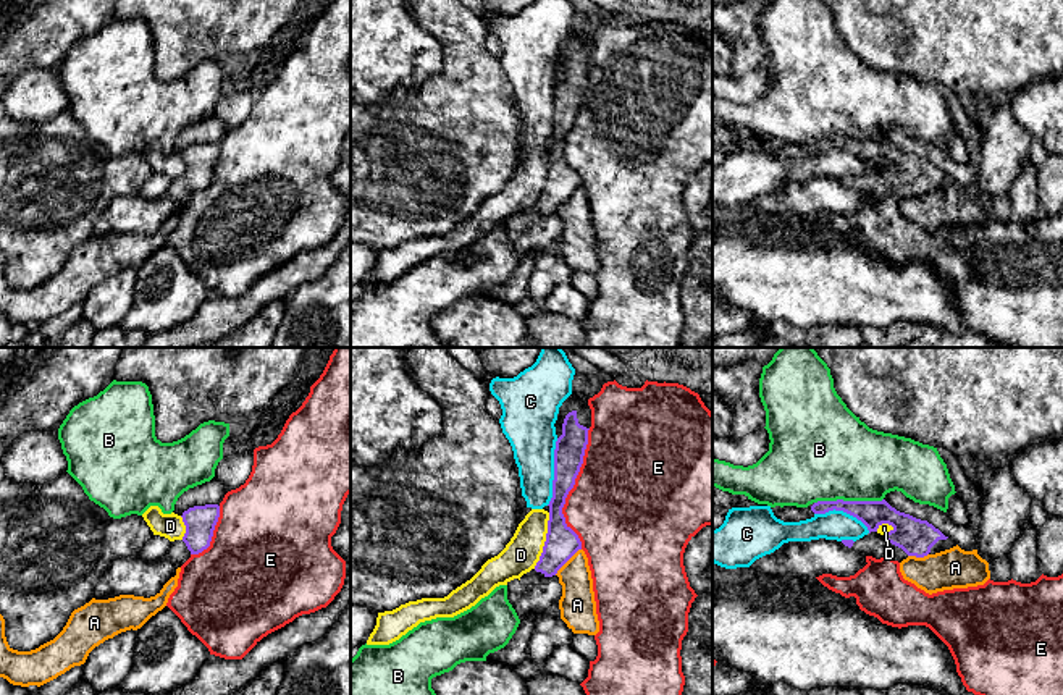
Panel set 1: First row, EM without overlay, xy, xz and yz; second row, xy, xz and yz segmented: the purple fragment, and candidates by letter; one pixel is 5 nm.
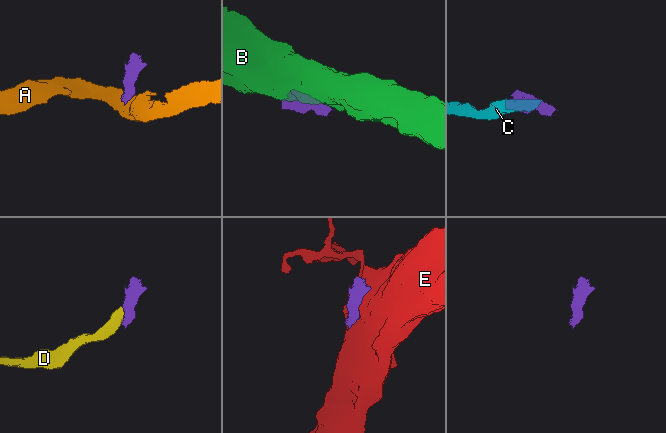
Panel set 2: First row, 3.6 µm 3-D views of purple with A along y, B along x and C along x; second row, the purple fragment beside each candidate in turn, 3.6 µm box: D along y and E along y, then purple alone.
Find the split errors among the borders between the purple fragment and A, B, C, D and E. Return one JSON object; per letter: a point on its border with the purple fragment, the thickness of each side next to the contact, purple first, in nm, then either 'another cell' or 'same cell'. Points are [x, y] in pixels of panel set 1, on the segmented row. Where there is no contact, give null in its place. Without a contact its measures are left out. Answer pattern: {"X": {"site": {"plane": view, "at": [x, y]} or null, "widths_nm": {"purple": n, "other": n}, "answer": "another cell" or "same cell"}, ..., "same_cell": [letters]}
{"A": {"site": {"plane": "xz", "at": [567, 560]}, "widths_nm": {"purple": 160, "other": 180}, "answer": "another cell"}, "B": {"site": {"plane": "yz", "at": [848, 501]}, "widths_nm": {"purple": 130, "other": 460}, "answer": "another cell"}, "C": {"site": {"plane": "xz", "at": [554, 472]}, "widths_nm": {"purple": 150, "other": 240}, "answer": "another cell"}, "D": {"site": {"plane": "xz", "at": [546, 540]}, "widths_nm": {"purple": 160, "other": 180}, "answer": "another cell"}, "E": {"site": {"plane": "xz", "at": [572, 487]}, "widths_nm": {"purple": 150, "other": 500}, "answer": "another cell"}, "same_cell": []}

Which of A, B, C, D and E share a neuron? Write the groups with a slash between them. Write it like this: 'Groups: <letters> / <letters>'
Groups: A / B / C D / E

